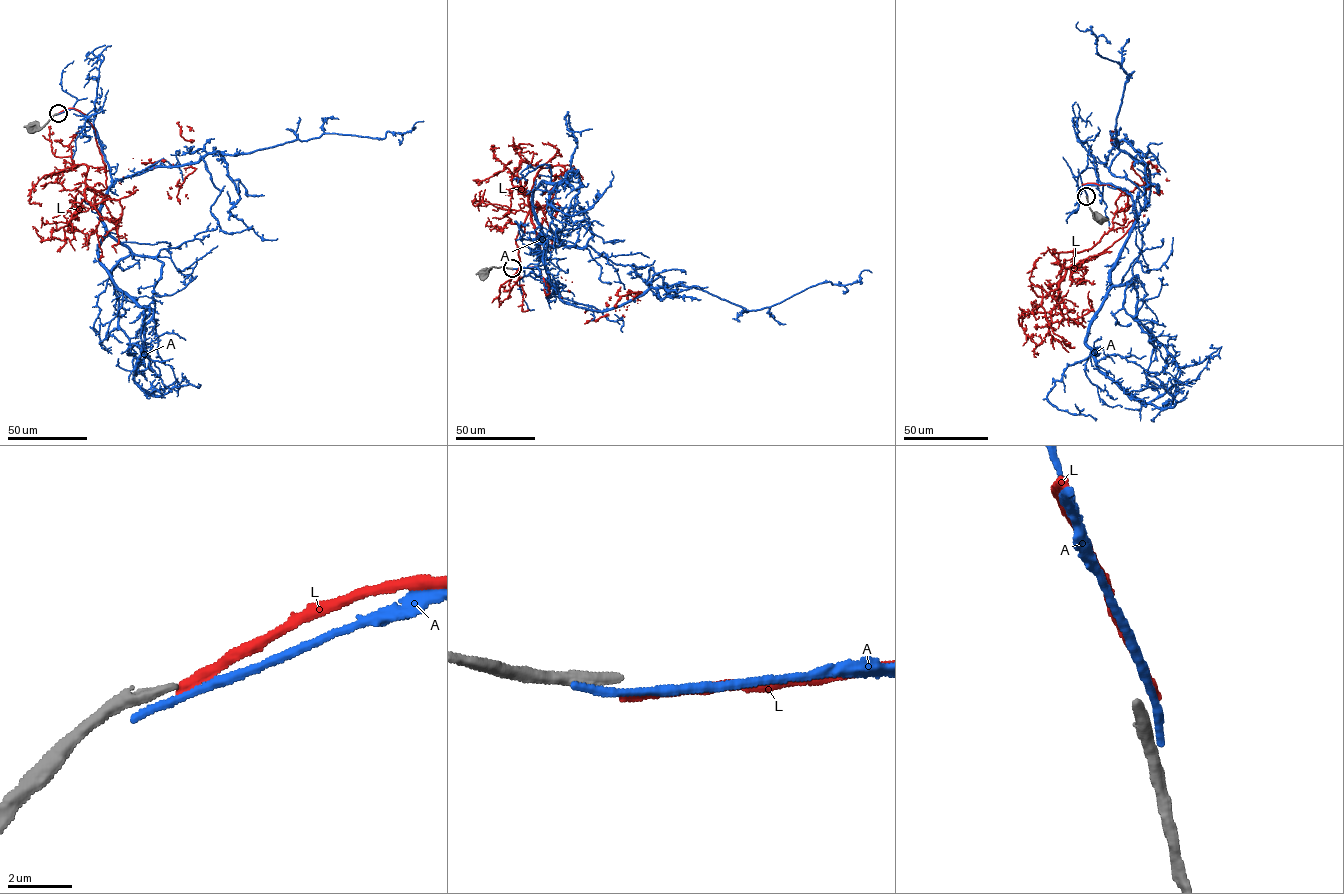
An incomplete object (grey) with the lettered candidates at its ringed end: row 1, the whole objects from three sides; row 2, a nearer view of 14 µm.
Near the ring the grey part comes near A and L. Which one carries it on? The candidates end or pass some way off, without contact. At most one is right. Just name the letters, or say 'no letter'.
no letter

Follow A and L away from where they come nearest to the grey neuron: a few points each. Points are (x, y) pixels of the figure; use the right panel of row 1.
A: (1087, 196), (1082, 185), (1112, 184), (1136, 212), (1086, 345), (1142, 402), (1175, 402), (1164, 388), (1126, 393)
L: (1087, 196), (1082, 184), (1111, 185), (1134, 219), (1065, 268), (1052, 253), (1123, 225), (1130, 194)

